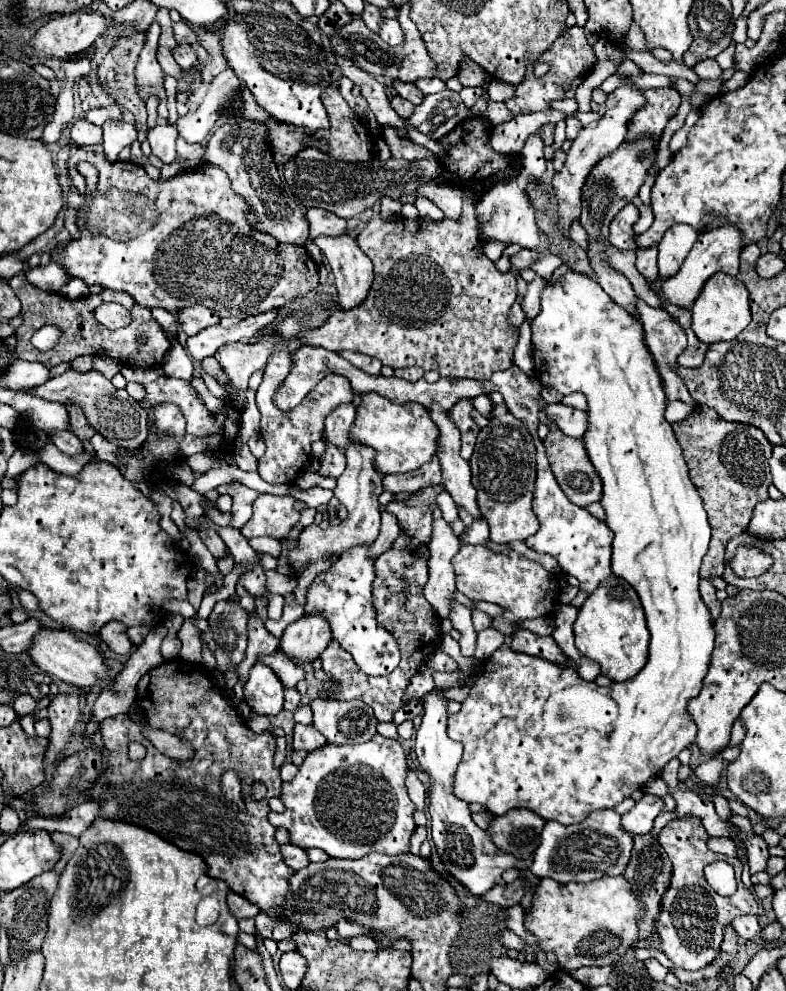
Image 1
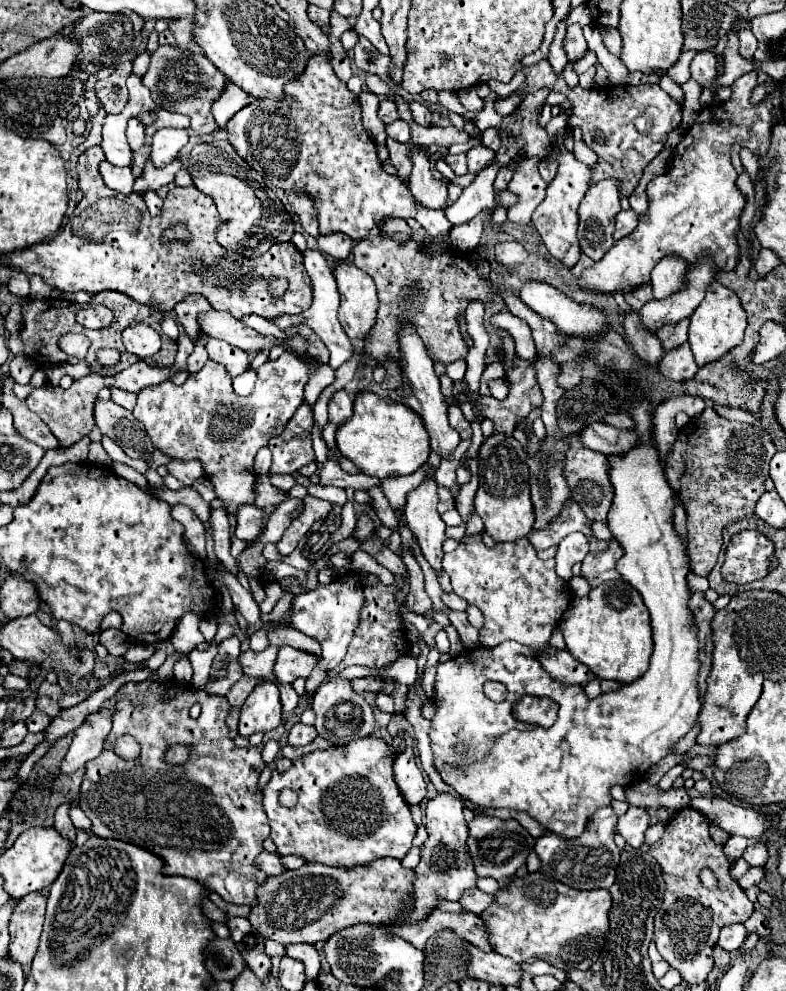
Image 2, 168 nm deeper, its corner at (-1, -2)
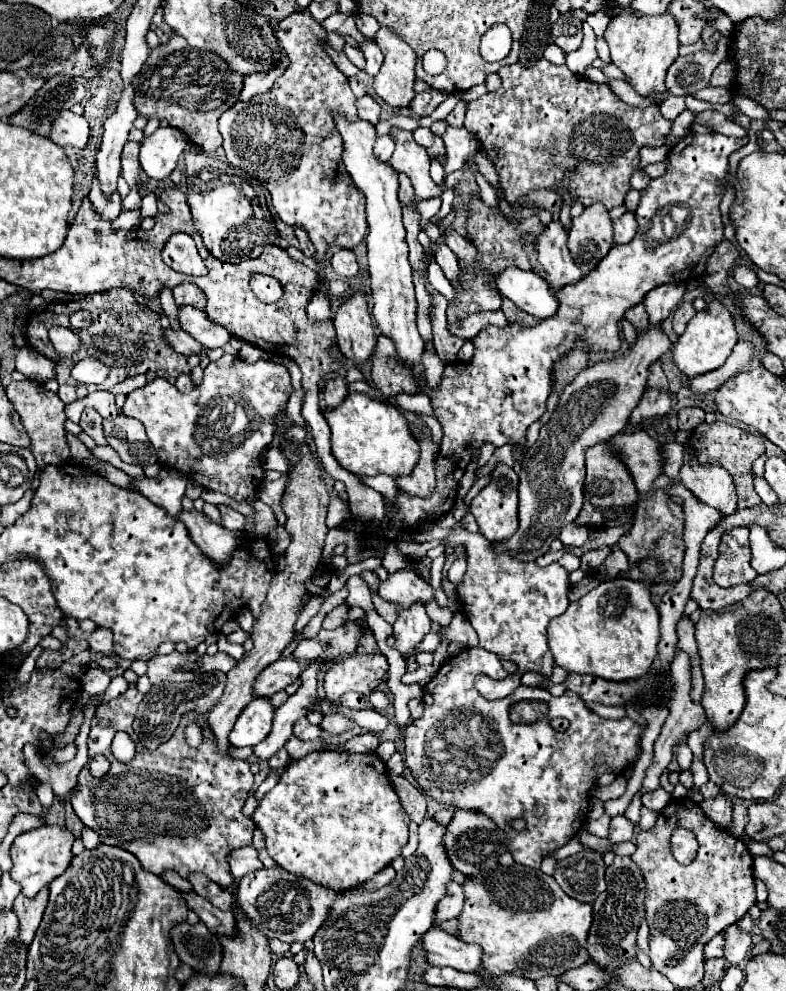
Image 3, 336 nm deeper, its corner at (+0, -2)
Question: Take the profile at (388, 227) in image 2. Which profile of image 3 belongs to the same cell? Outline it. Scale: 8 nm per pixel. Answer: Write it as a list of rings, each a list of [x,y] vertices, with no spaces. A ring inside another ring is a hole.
[[[334,112],[338,134],[342,136],[344,144],[344,166],[354,186],[362,190],[366,196],[366,220],[368,220],[368,268],[370,268],[370,292],[374,298],[374,318],[382,334],[390,336],[396,344],[400,358],[408,360],[410,364],[420,362],[424,352],[424,340],[416,328],[416,296],[414,296],[414,282],[412,270],[408,264],[408,244],[406,244],[406,230],[402,224],[402,208],[398,202],[398,172],[390,164],[382,164],[374,158],[372,148],[376,140],[374,124],[370,122],[350,122],[344,116]]]

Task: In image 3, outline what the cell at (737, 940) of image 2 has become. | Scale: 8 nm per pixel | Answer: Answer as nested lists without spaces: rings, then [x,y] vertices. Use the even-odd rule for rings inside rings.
[[[718,934],[704,946],[704,958],[720,958],[722,954],[724,954],[724,938],[722,934]]]

